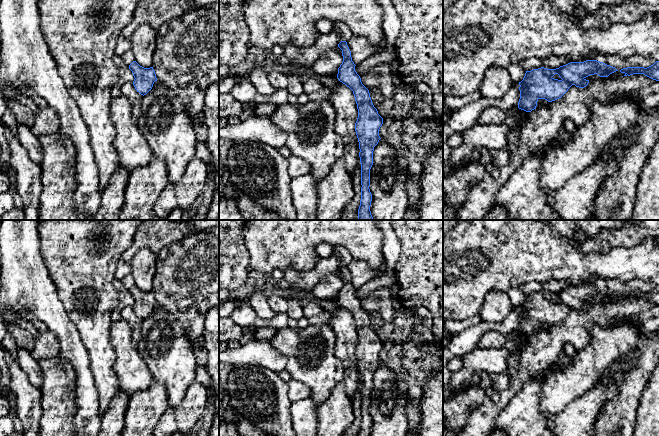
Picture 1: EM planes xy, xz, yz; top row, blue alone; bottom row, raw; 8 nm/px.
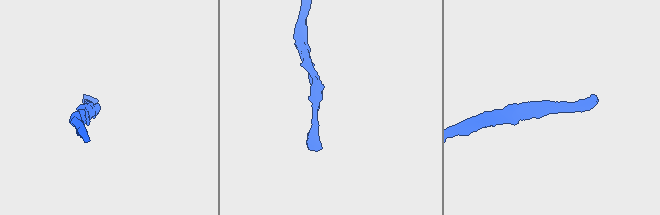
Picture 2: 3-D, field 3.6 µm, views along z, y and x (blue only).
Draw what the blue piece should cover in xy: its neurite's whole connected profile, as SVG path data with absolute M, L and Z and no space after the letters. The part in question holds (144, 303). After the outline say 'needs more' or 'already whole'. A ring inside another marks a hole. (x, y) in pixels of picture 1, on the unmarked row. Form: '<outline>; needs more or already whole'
M133 285L129 289L129 293L132 295L135 302L133 305L135 313L141 319L146 319L152 313L154 306L157 305L153 291L144 292L136 285Z; already whole

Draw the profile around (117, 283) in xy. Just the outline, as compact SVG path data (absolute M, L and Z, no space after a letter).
M115 278L113 280L113 285L119 292L119 301L120 301L118 308L112 312L112 321L114 322L121 319L121 310L124 307L133 306L135 302L133 300L132 295L129 293L129 290L123 286L121 280Z

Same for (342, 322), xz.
M338 293L335 297L322 301L322 305L332 301L336 306L329 326L333 329L336 337L335 356L343 362L345 374L346 393L352 400L360 387L359 366L355 355L355 347L358 342L358 333L353 315L337 302Z

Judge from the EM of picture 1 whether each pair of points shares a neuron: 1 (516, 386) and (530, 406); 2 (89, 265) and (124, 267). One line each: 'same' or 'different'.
1: different
2: different

